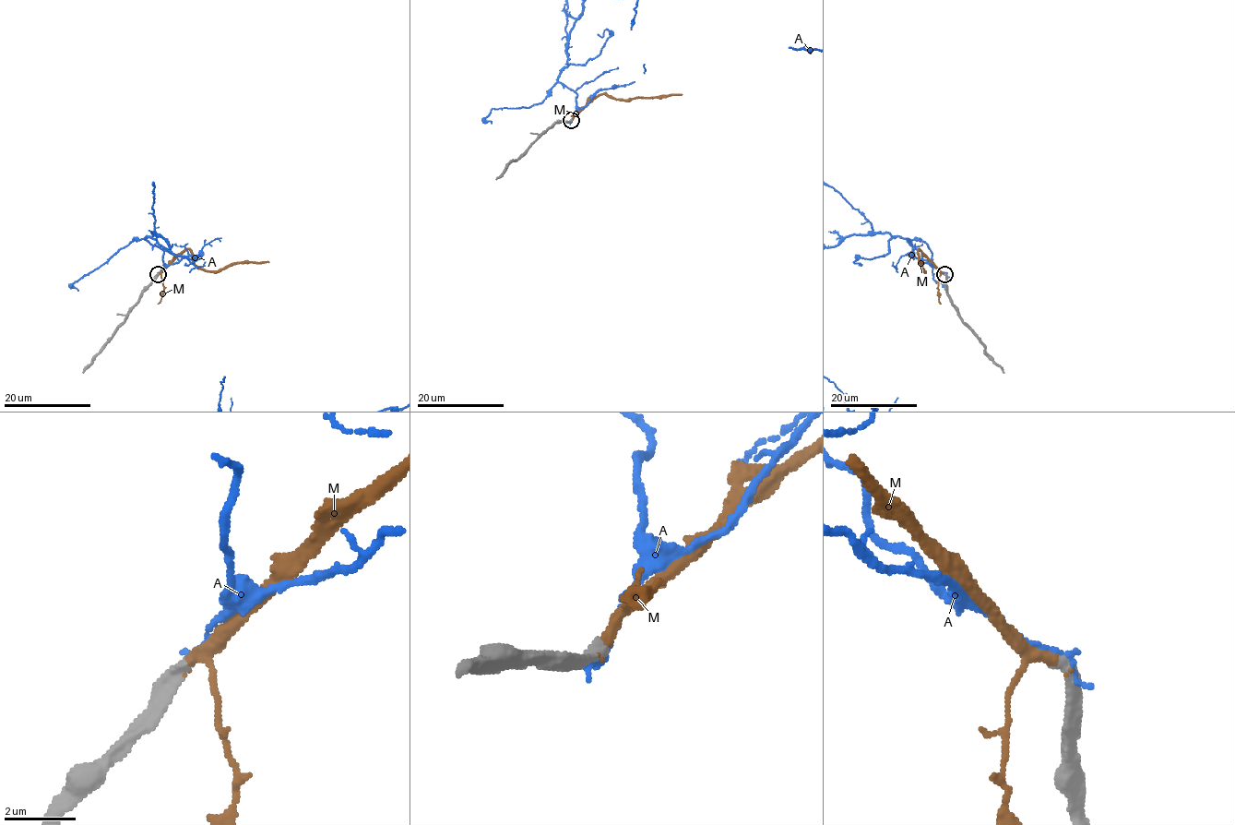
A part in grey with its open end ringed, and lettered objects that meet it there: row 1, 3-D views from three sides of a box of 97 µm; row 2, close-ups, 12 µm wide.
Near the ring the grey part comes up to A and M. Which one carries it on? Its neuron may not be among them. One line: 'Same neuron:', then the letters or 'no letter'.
Same neuron: M

